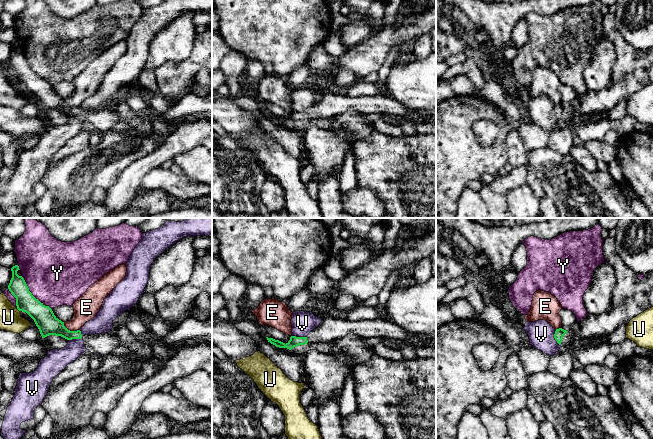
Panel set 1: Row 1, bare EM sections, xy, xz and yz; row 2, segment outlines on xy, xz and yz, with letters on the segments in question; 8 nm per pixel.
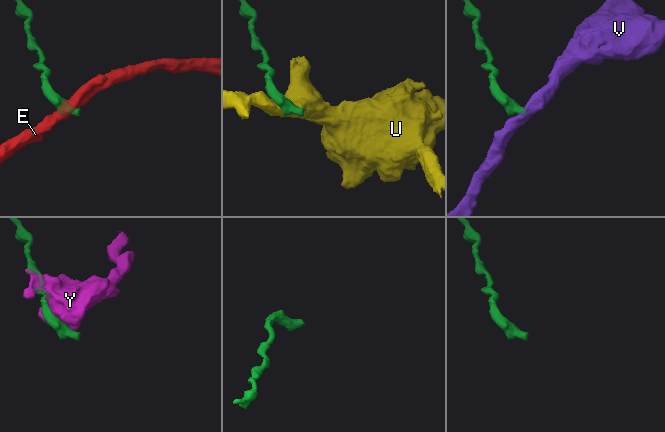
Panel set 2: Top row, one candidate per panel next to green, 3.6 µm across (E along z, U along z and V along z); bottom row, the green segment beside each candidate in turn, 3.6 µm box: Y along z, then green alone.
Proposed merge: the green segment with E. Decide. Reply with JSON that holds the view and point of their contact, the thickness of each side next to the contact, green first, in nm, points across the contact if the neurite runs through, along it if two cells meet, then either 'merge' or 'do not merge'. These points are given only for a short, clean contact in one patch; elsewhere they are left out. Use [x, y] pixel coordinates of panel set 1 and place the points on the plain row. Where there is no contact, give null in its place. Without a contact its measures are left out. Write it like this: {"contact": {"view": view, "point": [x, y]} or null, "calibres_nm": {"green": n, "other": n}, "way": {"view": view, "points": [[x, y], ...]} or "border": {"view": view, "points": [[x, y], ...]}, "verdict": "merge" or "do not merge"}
{"contact": {"view": "xy", "point": [69, 106]}, "calibres_nm": {"green": 170, "other": 200}, "border": {"view": "xy", "points": [[63, 98], [68, 105], [79, 106]]}, "verdict": "do not merge"}

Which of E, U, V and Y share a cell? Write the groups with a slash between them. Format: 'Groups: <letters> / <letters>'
Groups: E / U / V / Y

